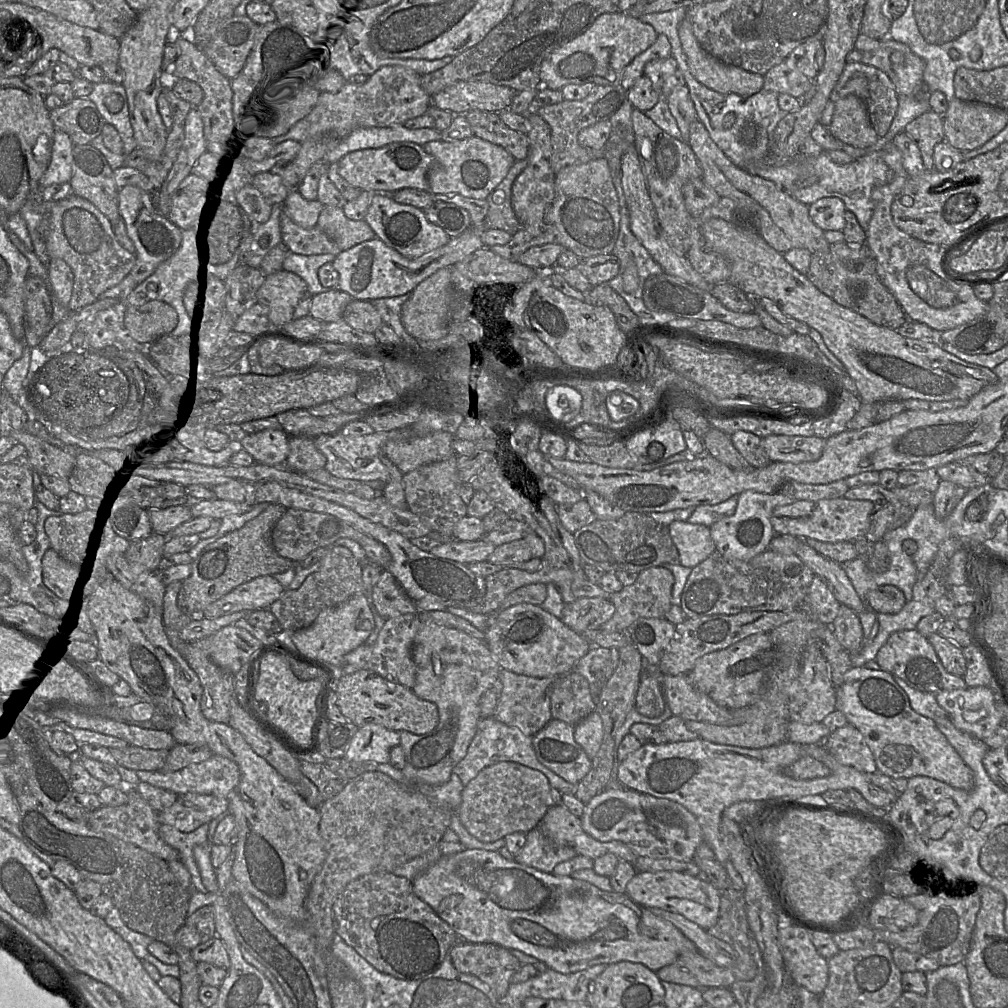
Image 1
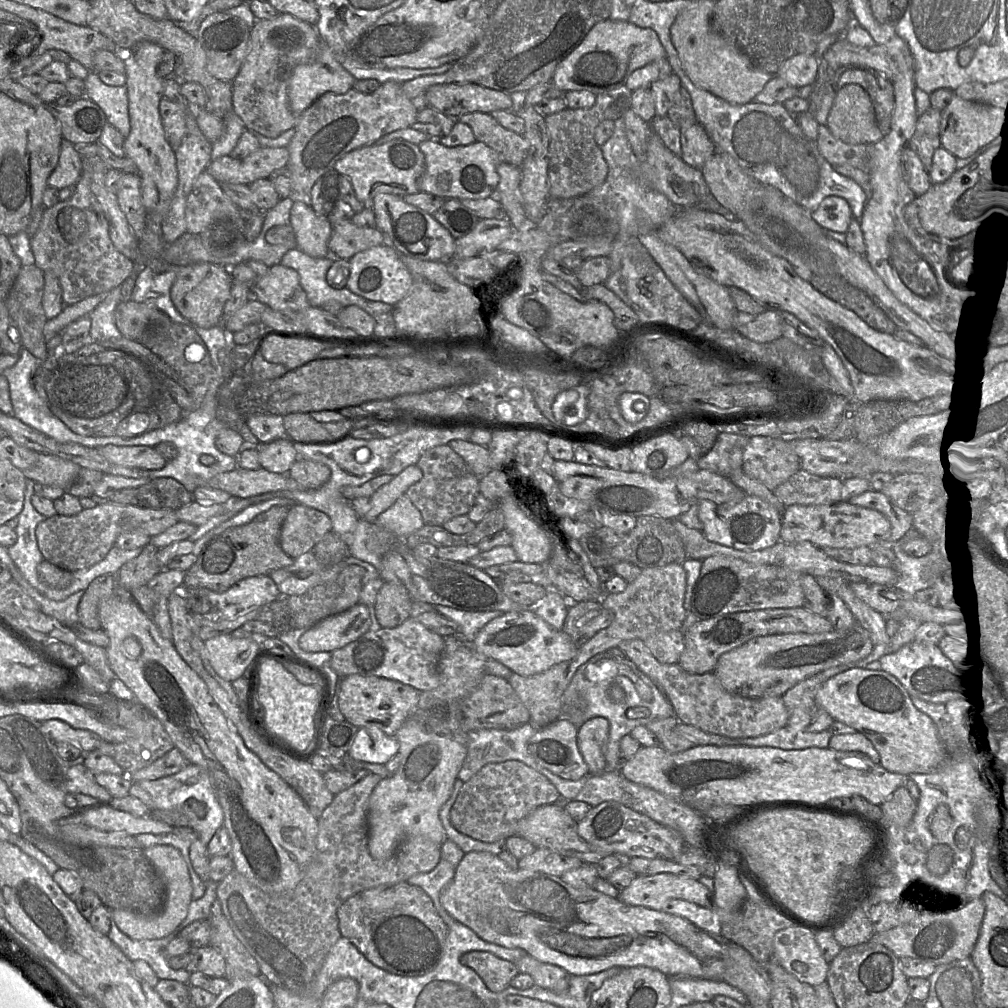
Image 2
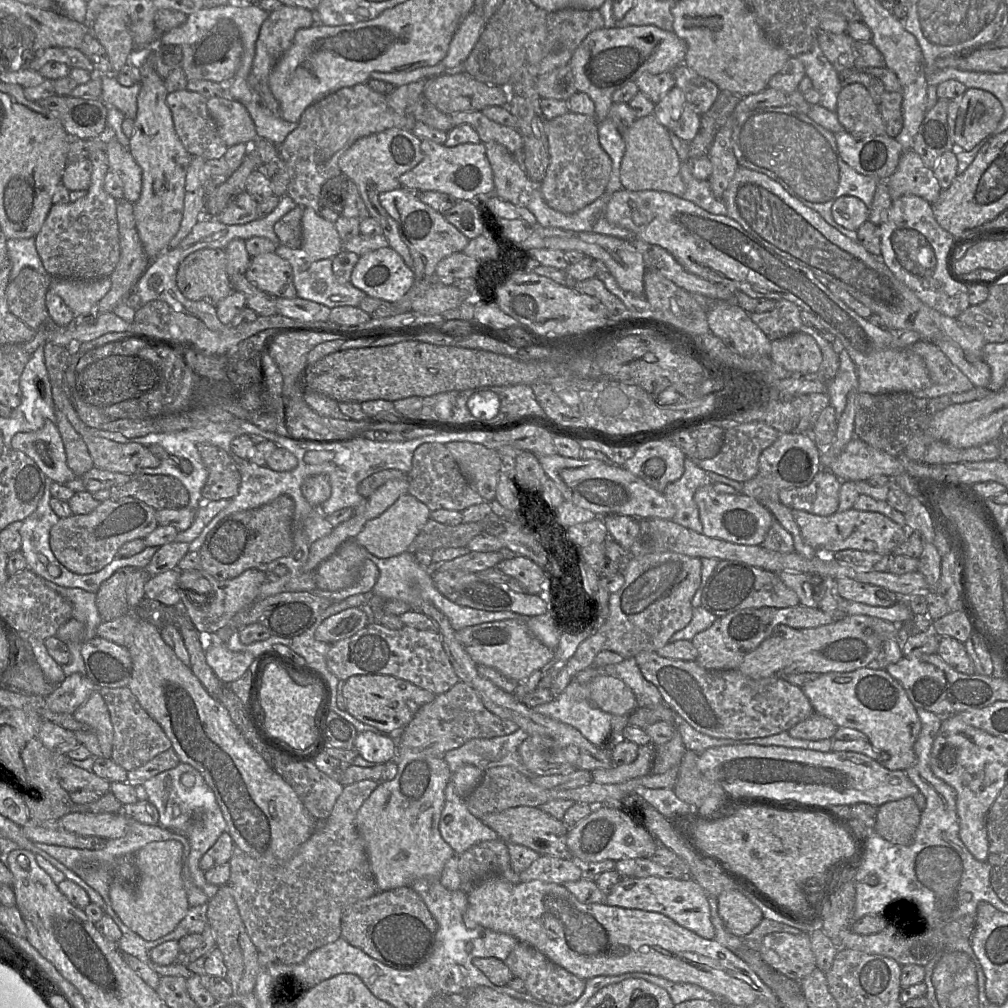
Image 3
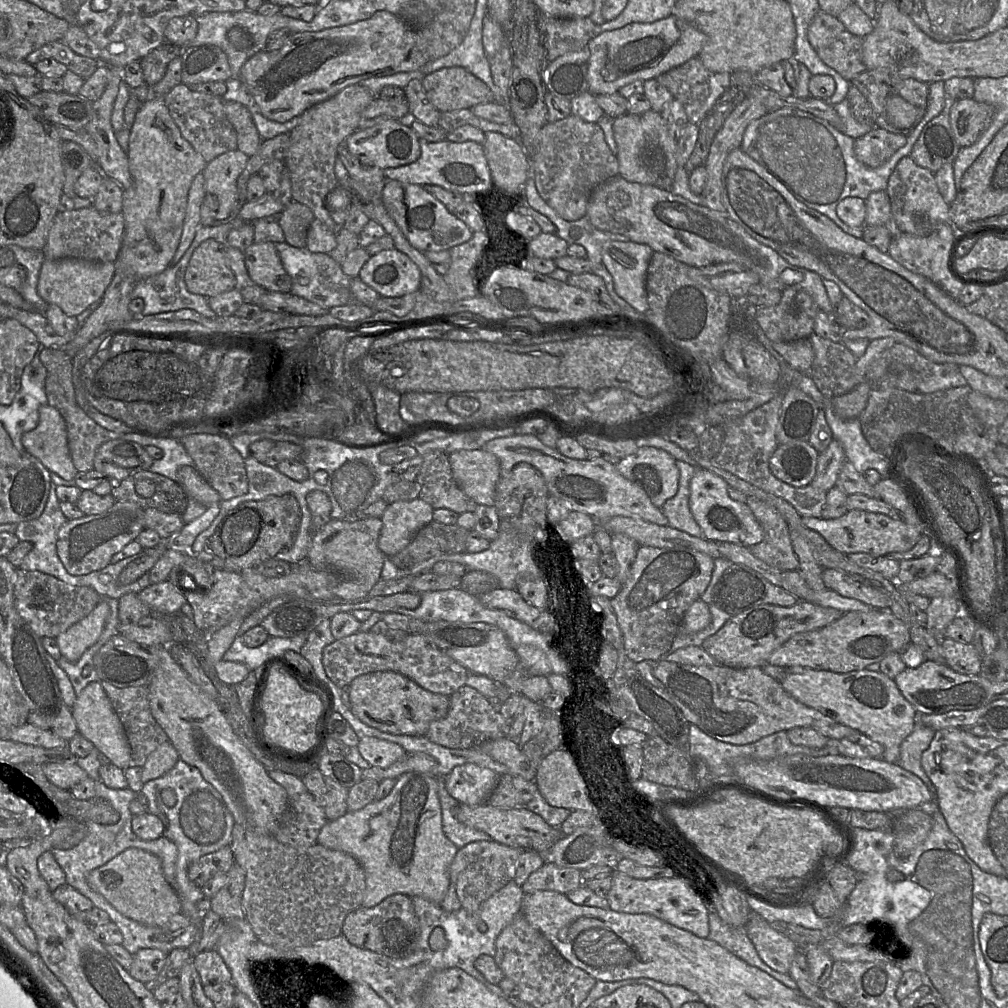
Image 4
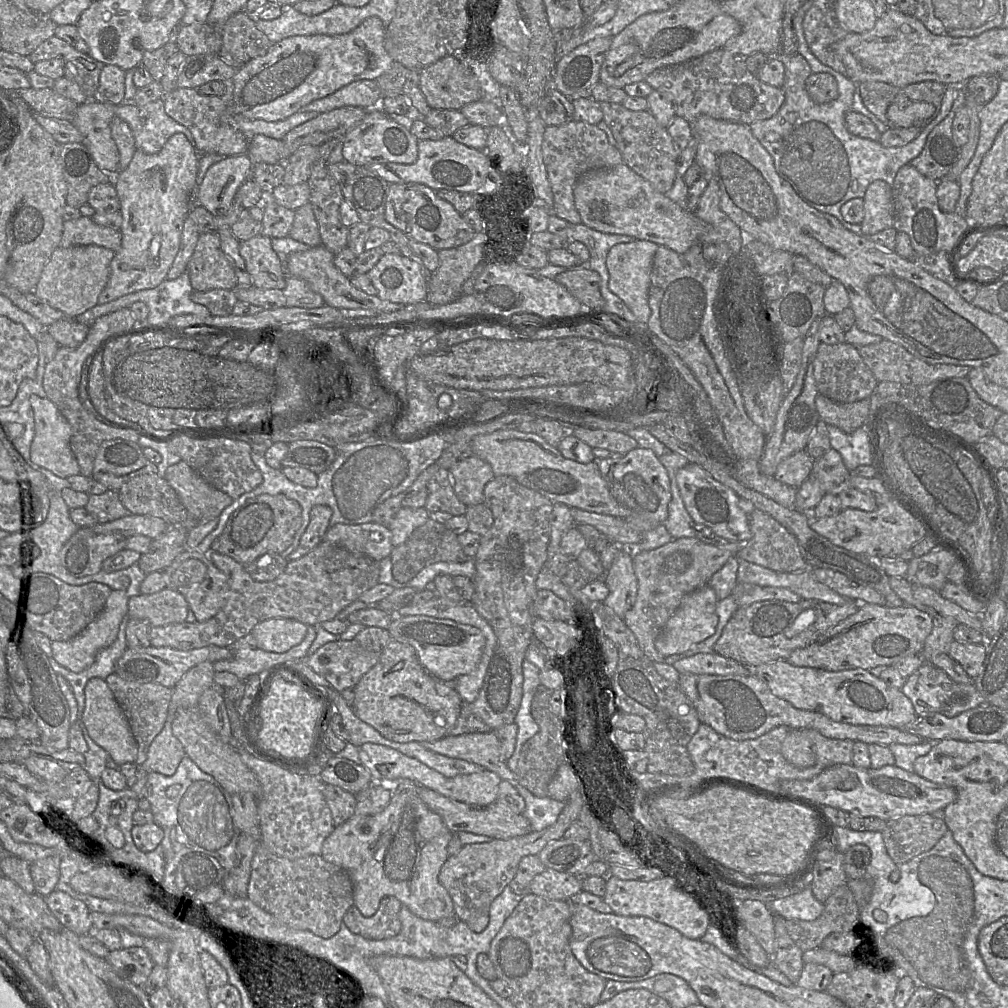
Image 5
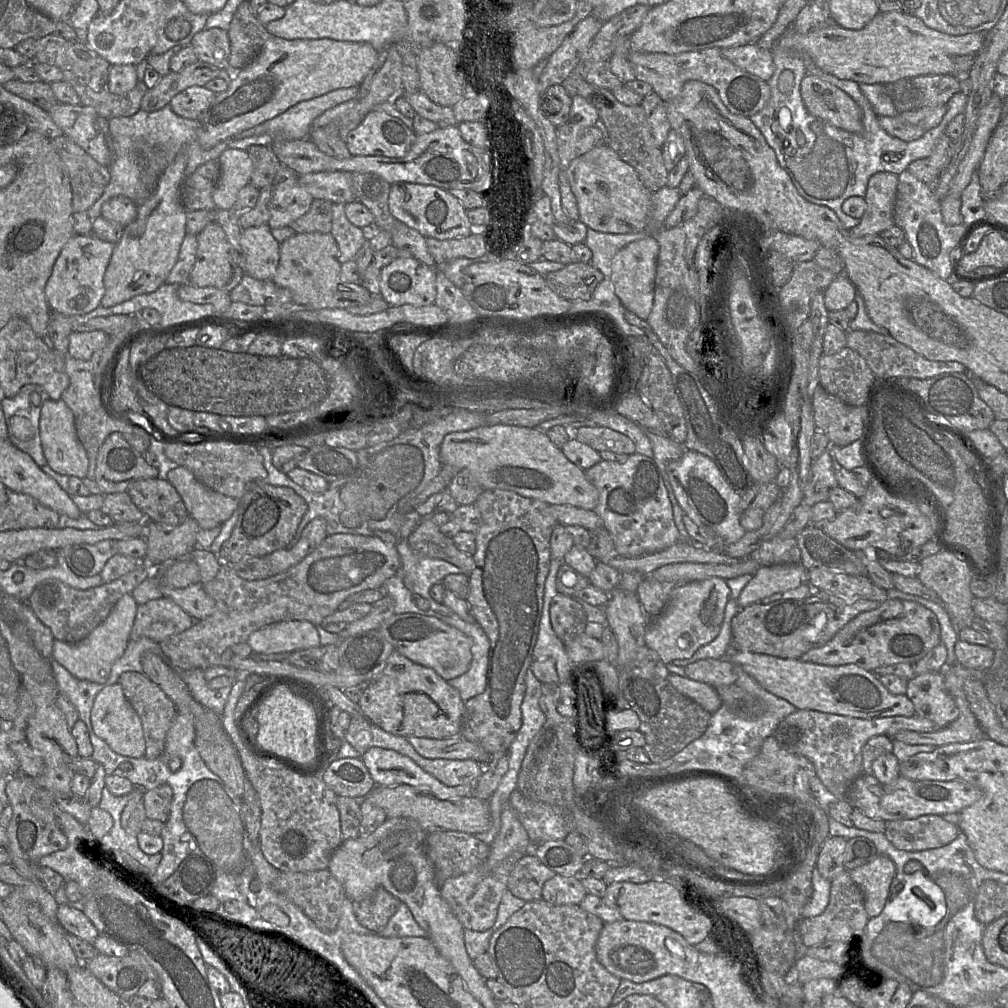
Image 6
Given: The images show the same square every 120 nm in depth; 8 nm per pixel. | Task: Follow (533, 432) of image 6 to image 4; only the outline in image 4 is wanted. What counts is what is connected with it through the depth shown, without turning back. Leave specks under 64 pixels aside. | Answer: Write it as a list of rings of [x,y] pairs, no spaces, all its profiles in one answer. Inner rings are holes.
[[[532,435],[495,438],[488,441],[483,449],[497,457],[501,476],[508,474],[517,464],[527,463],[542,475],[549,494],[563,500],[570,510],[588,514],[597,522],[614,516],[625,516],[640,518],[658,525],[668,525],[662,509],[651,502],[645,491],[626,479],[615,465],[602,457],[593,460],[570,459],[557,449],[547,447]]]

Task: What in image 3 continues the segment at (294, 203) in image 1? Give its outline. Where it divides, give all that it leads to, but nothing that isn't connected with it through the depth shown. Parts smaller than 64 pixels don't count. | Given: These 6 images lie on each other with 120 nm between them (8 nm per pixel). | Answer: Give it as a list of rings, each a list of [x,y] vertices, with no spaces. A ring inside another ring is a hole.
[[[303,207],[301,248],[312,261],[332,259],[342,251],[342,242],[334,223],[309,207]]]

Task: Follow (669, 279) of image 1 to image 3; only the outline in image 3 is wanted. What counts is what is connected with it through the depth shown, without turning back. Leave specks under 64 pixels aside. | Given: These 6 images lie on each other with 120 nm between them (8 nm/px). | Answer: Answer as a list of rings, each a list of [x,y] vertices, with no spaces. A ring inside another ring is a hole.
[[[781,299],[776,301],[773,310],[749,313],[749,316],[768,339],[773,341],[800,330],[803,325],[800,317],[801,310],[795,303]]]

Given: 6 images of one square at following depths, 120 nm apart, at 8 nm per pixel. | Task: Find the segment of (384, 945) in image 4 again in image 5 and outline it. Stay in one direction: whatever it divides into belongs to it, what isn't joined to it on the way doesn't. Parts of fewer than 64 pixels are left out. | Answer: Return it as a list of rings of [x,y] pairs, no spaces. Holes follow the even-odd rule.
[[[385,896],[373,916],[365,917],[352,905],[343,917],[343,923],[357,935],[371,940],[396,936],[401,930],[399,911],[402,903],[394,896]]]

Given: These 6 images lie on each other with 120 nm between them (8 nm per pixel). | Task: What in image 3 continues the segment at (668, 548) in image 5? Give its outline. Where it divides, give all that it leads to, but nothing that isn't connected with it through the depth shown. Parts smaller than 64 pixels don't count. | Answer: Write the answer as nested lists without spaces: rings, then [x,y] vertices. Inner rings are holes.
[[[666,551],[631,557],[627,567],[621,572],[624,584],[616,593],[609,595],[607,616],[597,631],[583,641],[575,654],[552,682],[549,690],[554,697],[560,695],[580,671],[590,667],[601,651],[613,651],[625,658],[634,658],[639,652],[652,651],[667,644],[670,638],[688,625],[692,618],[692,599],[701,584],[701,559]]]

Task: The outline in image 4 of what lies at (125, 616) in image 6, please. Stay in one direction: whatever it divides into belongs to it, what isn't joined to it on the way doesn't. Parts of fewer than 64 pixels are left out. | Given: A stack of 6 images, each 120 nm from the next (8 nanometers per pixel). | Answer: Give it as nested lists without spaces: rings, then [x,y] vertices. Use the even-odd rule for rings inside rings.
[[[101,600],[86,617],[60,633],[55,639],[62,657],[70,662],[77,662],[99,639],[109,613],[108,602]]]

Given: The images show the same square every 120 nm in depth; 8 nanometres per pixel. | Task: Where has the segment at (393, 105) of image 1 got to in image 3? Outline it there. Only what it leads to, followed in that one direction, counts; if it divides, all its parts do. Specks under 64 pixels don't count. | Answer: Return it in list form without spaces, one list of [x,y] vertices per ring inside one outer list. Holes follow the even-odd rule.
[[[360,83],[351,87],[344,87],[337,91],[334,91],[332,93],[327,94],[326,96],[322,97],[321,99],[315,101],[311,105],[309,105],[301,114],[299,120],[296,123],[296,127],[287,135],[287,137],[284,139],[284,141],[279,145],[279,157],[283,160],[285,163],[287,173],[288,173],[288,185],[287,185],[287,191],[286,195],[288,195],[296,205],[299,205],[301,207],[309,207],[312,208],[314,211],[318,213],[320,208],[320,201],[319,196],[321,189],[323,185],[330,180],[331,178],[340,175],[342,172],[339,169],[338,166],[338,160],[340,156],[358,139],[382,132],[387,129],[391,128],[403,128],[405,126],[405,123],[407,121],[407,117],[412,115],[403,115],[395,112],[392,110],[387,103],[387,95],[383,95],[380,93],[375,92],[372,90],[367,83]]]

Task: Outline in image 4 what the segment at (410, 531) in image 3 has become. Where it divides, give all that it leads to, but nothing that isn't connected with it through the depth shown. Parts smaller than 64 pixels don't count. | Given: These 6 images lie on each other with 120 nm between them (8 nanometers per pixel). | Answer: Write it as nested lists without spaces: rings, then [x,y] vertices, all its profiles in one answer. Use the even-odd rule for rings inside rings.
[[[420,498],[388,504],[381,517],[378,548],[387,557],[403,550],[415,534],[433,520],[433,510]]]

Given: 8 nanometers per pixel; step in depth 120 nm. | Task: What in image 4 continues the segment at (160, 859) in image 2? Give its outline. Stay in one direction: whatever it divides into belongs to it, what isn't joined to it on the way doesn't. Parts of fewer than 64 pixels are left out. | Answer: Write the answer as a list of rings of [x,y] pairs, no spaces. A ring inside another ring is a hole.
[[[129,848],[87,875],[90,888],[101,894],[122,915],[147,925],[162,925],[181,912],[181,901],[165,879],[161,860],[138,848]]]

